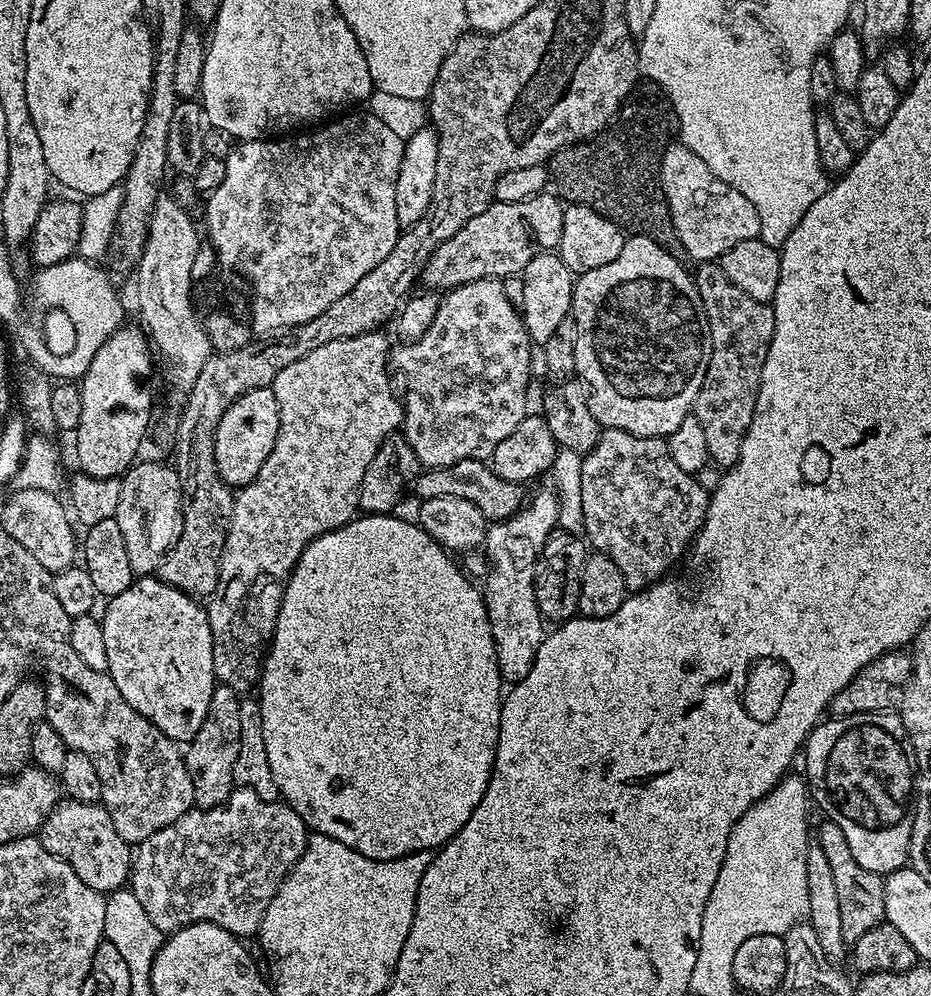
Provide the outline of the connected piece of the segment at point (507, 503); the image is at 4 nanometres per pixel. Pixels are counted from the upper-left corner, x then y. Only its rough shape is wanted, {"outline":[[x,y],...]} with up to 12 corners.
{"outline":[[482,460],[429,468],[420,500],[466,498],[489,522],[508,520],[526,500],[521,485]]}

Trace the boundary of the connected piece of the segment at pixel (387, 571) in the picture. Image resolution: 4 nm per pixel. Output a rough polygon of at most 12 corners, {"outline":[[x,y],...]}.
{"outline":[[419,523],[302,550],[262,661],[283,803],[439,850],[496,757],[483,591]]}

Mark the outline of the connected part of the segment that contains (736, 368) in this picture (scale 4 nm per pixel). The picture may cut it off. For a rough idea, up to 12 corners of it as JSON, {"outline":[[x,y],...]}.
{"outline":[[700,262],[712,353],[694,415],[709,461],[738,462],[774,310]]}

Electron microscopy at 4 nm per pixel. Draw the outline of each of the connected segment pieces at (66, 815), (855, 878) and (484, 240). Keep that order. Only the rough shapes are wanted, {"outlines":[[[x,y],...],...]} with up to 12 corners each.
{"outlines":[[[61,799],[38,833],[95,892],[121,891],[133,849],[103,803]],[[823,821],[818,842],[851,946],[885,923],[884,876],[862,870],[846,834]],[[555,195],[493,202],[430,254],[447,290],[523,272],[555,249]]]}

